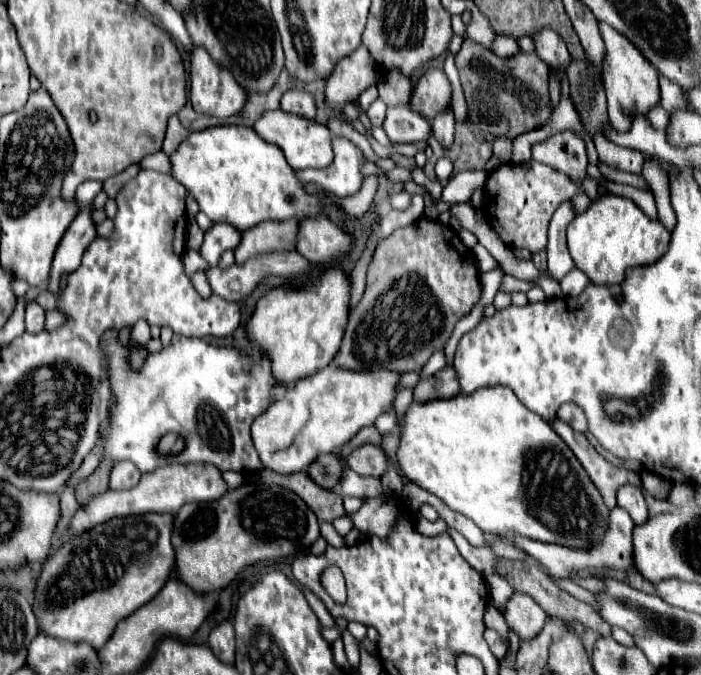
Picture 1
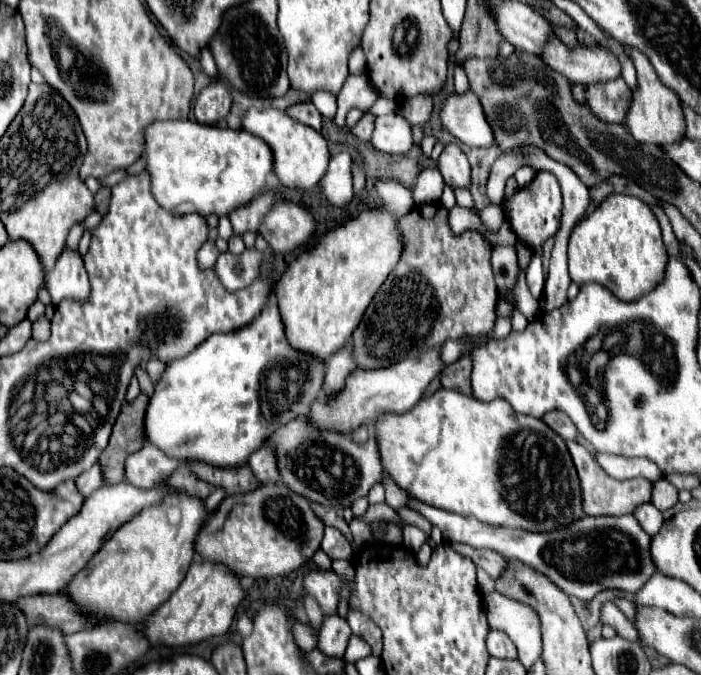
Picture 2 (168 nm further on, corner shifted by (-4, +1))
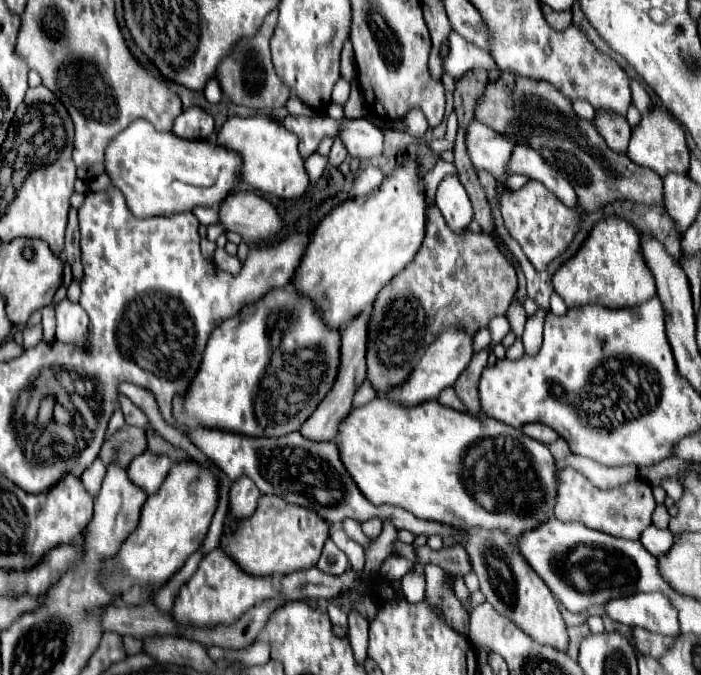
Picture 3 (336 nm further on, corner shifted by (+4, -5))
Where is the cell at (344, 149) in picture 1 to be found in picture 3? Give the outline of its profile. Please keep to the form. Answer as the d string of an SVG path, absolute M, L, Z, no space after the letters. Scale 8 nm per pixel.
M198 206L196 210L192 210L192 214L198 218L200 224L210 226L210 224L218 224L218 210L216 208L208 208L208 206Z

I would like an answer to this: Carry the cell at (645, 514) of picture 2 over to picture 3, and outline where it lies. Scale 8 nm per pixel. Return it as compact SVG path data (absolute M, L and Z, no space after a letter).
M648 526L644 532L642 532L642 538L640 538L642 546L654 556L654 558L660 558L664 556L672 544L674 544L674 536L668 532L668 530L658 530L656 526Z

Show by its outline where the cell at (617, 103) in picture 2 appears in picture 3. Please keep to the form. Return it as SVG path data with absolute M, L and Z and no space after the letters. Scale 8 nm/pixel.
M598 112L596 124L598 124L600 136L608 142L608 146L612 146L612 150L616 150L618 154L628 152L628 138L630 138L632 130L624 118L606 114L606 112Z

